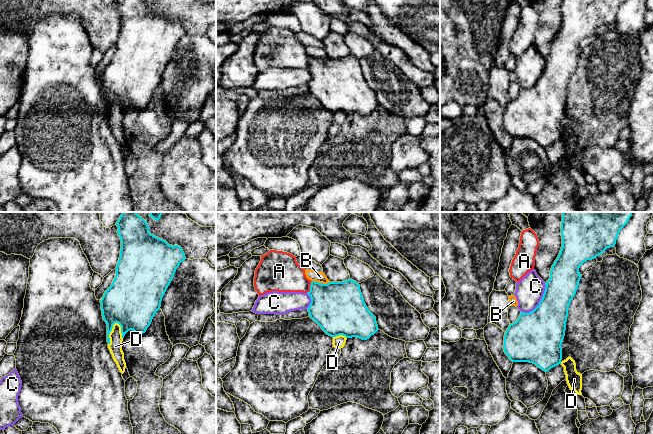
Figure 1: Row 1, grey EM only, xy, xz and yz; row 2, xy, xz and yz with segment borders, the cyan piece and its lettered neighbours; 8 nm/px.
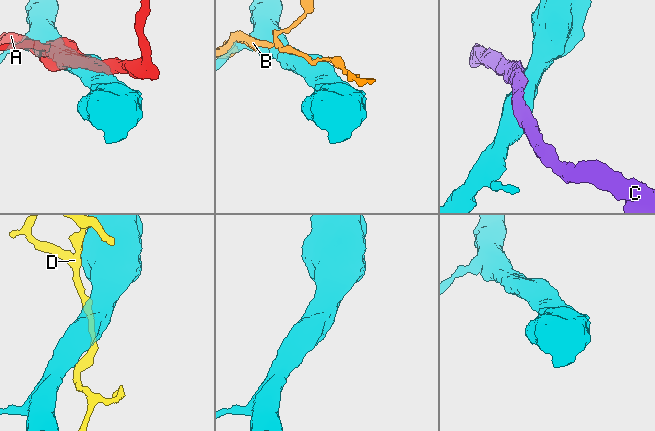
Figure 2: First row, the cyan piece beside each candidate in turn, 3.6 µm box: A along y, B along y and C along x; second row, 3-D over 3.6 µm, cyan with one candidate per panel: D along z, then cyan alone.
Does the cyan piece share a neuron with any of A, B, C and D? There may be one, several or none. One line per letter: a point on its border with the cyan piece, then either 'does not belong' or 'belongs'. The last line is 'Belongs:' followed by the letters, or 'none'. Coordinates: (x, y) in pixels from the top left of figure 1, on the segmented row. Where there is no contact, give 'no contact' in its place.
A: contact xz (310, 287); does not belong
B: contact xz (321, 283); does not belong
C: contact yz (539, 302); does not belong
D: contact xy (109, 333); belongs
Belongs: D

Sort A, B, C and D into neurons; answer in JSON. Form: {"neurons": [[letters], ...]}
{"neurons": [["A"], ["B"], ["C"], ["D"]]}

